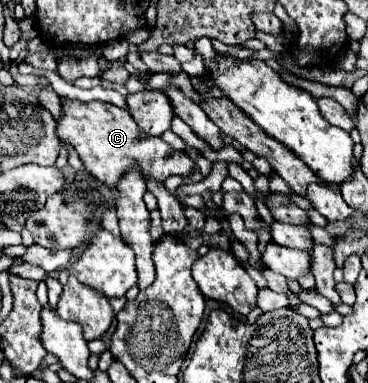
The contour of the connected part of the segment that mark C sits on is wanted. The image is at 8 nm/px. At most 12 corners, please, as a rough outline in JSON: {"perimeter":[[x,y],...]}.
{"perimeter":[[62,99],[56,137],[108,187],[138,163],[164,183],[192,159],[128,111]]}

